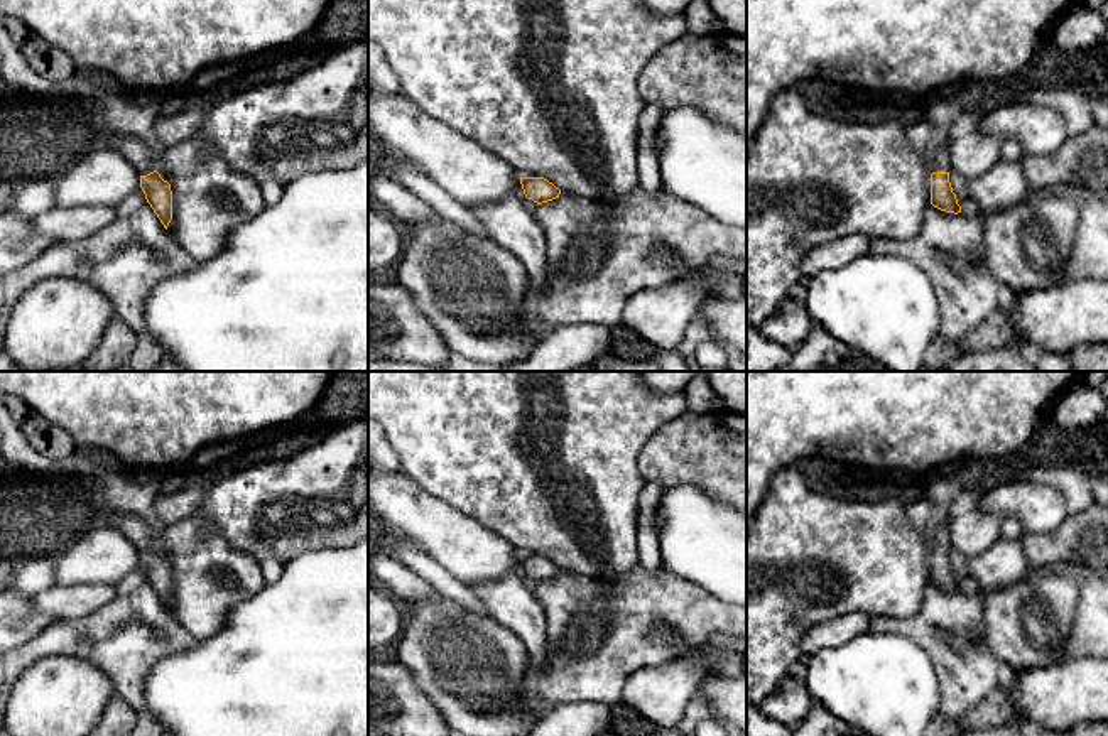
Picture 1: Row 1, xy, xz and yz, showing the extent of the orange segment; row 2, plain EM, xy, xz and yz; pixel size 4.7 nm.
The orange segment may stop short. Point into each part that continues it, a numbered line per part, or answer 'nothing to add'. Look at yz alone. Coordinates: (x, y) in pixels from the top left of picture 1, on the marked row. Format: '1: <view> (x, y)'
1: yz (939, 159)

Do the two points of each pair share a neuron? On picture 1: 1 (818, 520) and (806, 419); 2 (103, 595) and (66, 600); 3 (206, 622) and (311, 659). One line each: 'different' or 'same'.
1: different
2: same
3: different

